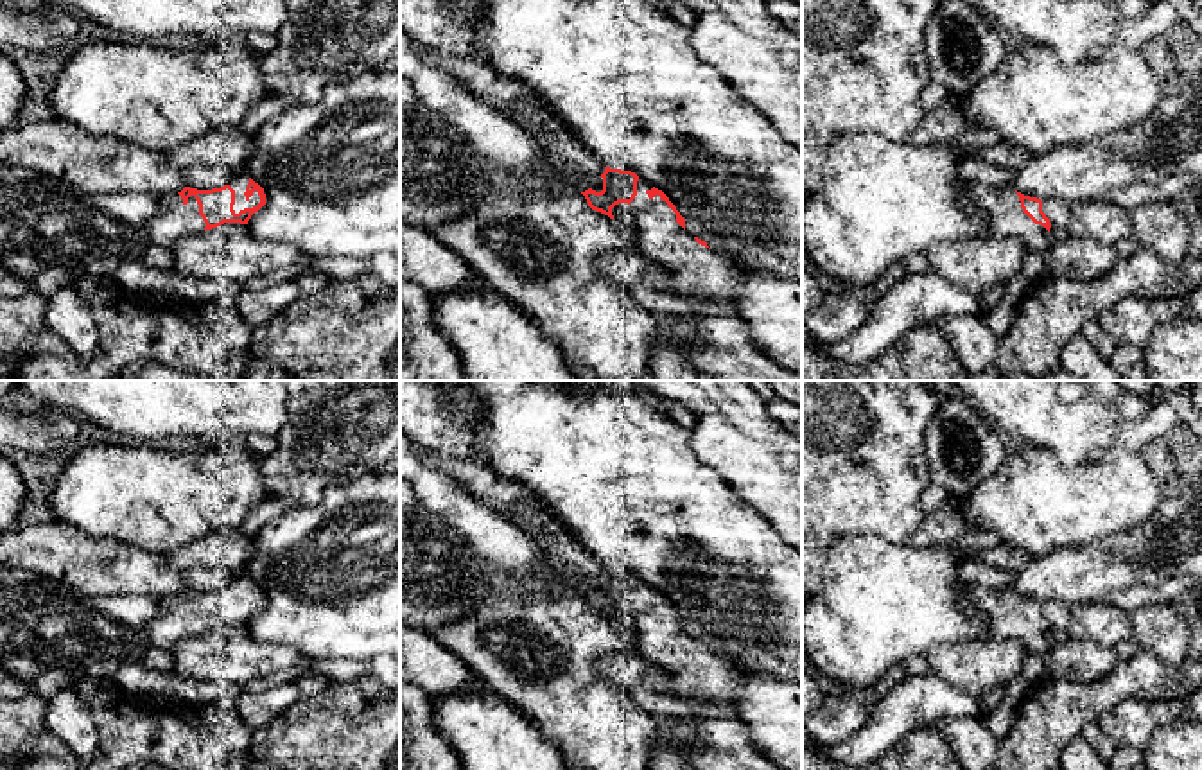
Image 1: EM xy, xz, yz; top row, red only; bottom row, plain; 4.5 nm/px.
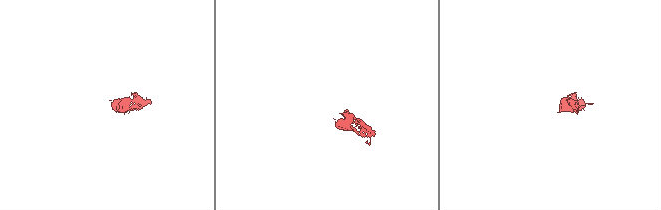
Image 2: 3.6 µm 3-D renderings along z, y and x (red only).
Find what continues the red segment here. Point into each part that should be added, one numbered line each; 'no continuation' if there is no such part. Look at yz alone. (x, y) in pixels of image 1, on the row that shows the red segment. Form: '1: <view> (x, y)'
1: yz (1001, 205)

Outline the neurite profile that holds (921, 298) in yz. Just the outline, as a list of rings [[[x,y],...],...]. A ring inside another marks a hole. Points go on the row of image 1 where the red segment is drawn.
[[[933,269],[908,273],[870,303],[867,321],[854,334],[838,343],[818,345],[816,352],[831,363],[861,364],[897,345],[910,330],[949,314],[981,314],[980,296],[956,287]]]

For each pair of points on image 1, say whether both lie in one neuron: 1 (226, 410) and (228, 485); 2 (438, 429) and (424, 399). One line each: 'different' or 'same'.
1: different
2: same

